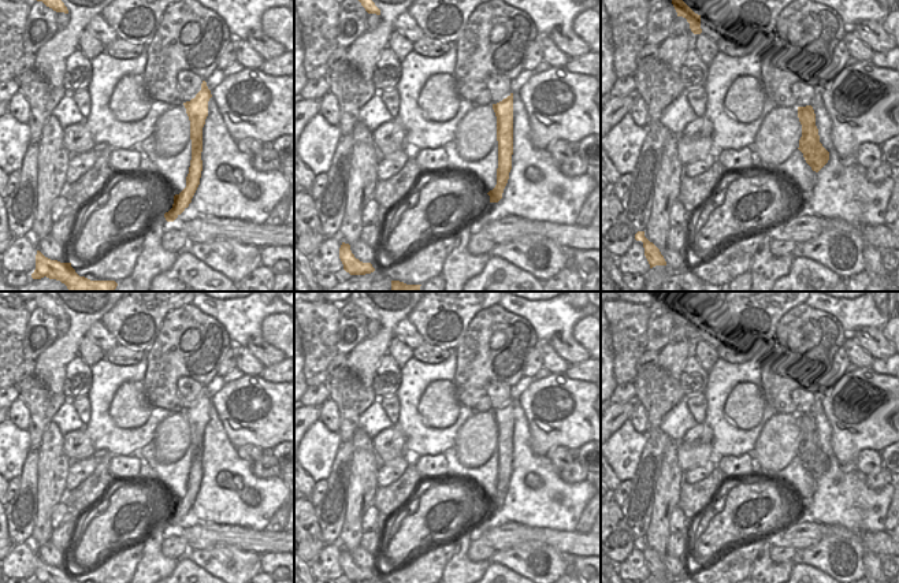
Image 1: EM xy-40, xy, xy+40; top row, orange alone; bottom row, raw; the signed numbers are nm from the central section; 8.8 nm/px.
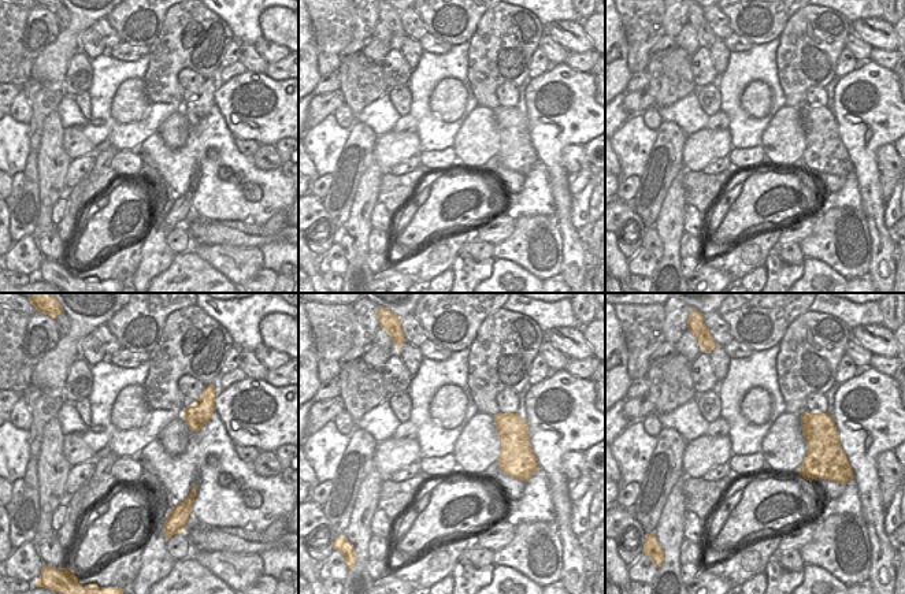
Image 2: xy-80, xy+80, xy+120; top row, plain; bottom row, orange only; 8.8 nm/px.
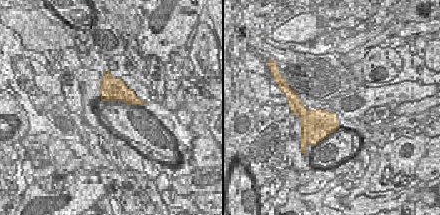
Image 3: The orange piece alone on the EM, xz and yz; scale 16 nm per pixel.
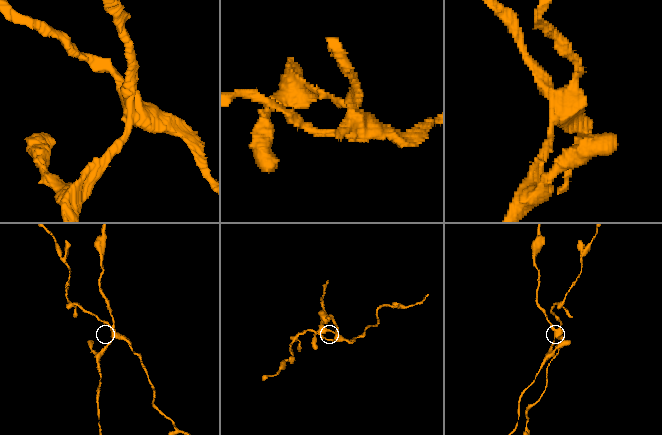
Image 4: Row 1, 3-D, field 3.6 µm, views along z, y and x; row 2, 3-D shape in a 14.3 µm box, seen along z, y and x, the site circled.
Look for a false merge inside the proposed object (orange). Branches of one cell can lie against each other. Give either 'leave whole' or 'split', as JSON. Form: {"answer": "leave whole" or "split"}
{"answer": "split"}

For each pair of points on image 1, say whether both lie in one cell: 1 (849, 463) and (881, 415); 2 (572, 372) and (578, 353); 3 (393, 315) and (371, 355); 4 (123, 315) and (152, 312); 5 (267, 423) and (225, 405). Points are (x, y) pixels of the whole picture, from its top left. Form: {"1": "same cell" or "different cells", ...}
{"1": "same cell", "2": "different cells", "3": "same cell", "4": "same cell", "5": "same cell"}

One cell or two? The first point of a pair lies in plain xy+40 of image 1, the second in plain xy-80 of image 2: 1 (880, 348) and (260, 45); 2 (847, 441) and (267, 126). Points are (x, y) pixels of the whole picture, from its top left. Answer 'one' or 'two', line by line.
1: one
2: one

